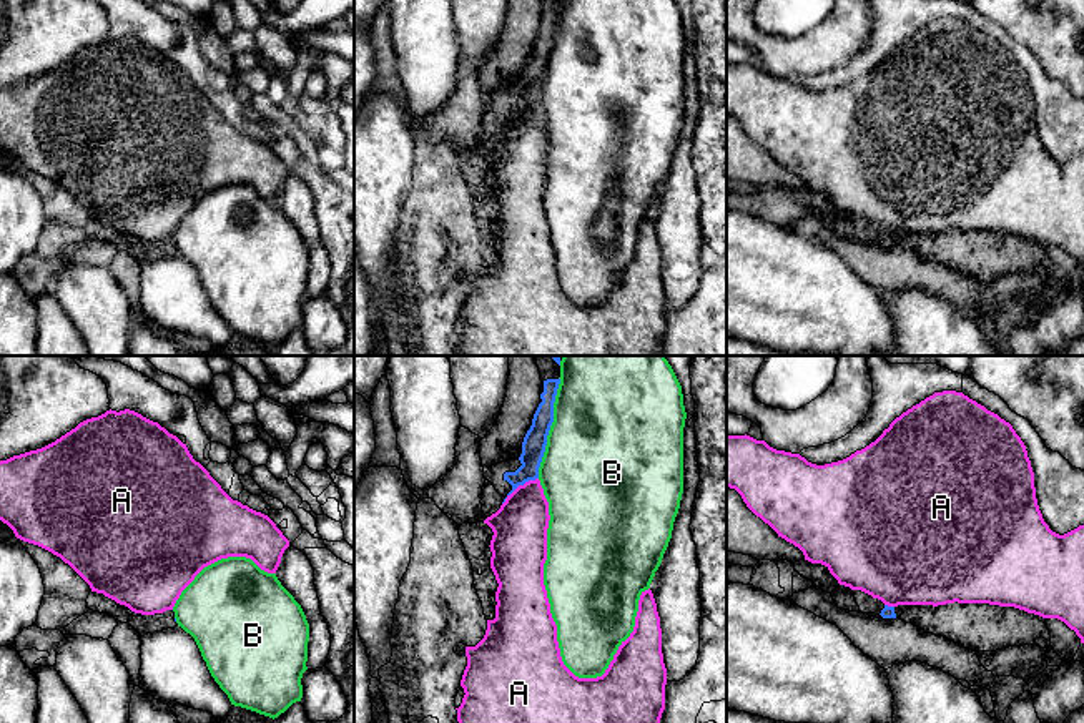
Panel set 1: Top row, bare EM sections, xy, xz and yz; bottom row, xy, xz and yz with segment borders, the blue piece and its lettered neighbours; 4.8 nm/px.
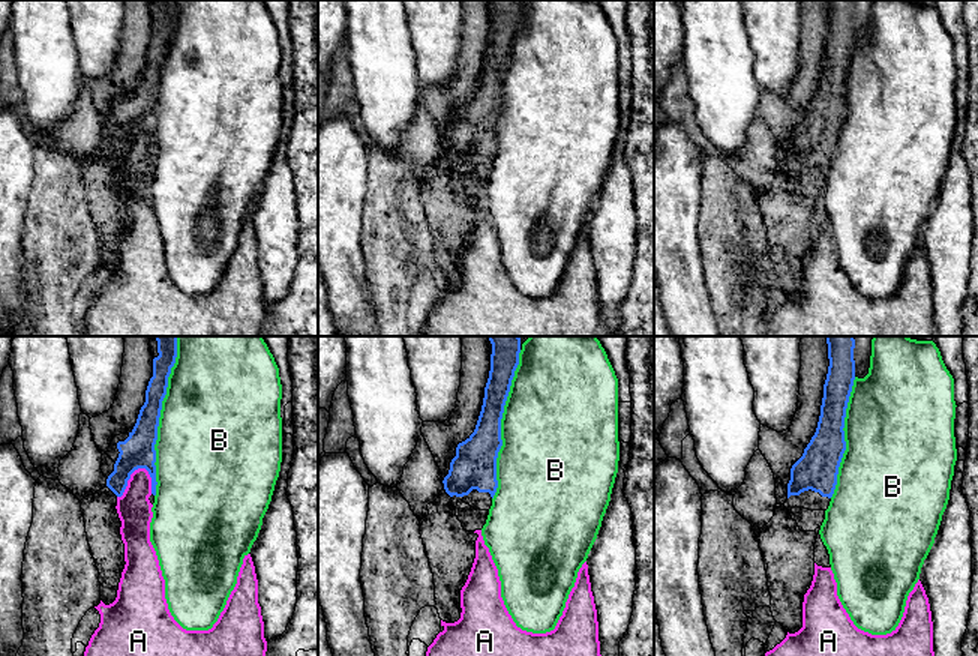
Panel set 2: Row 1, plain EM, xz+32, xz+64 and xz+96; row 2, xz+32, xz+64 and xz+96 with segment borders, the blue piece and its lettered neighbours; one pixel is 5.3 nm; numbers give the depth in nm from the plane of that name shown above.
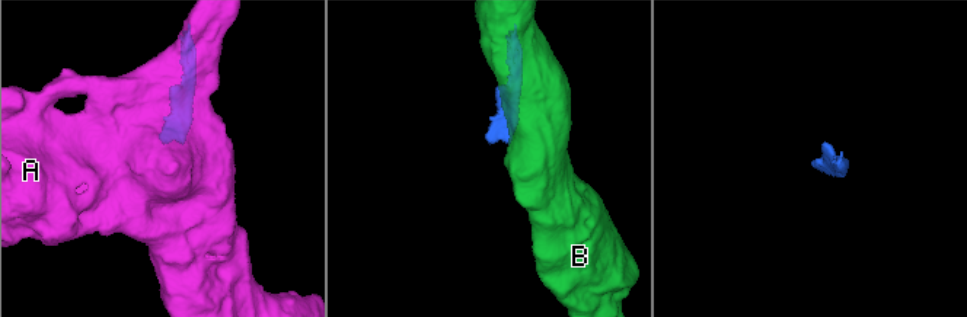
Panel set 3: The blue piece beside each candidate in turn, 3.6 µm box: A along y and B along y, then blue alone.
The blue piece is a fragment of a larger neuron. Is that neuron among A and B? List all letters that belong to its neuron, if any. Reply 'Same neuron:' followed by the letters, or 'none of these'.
Same neuron: none of these

